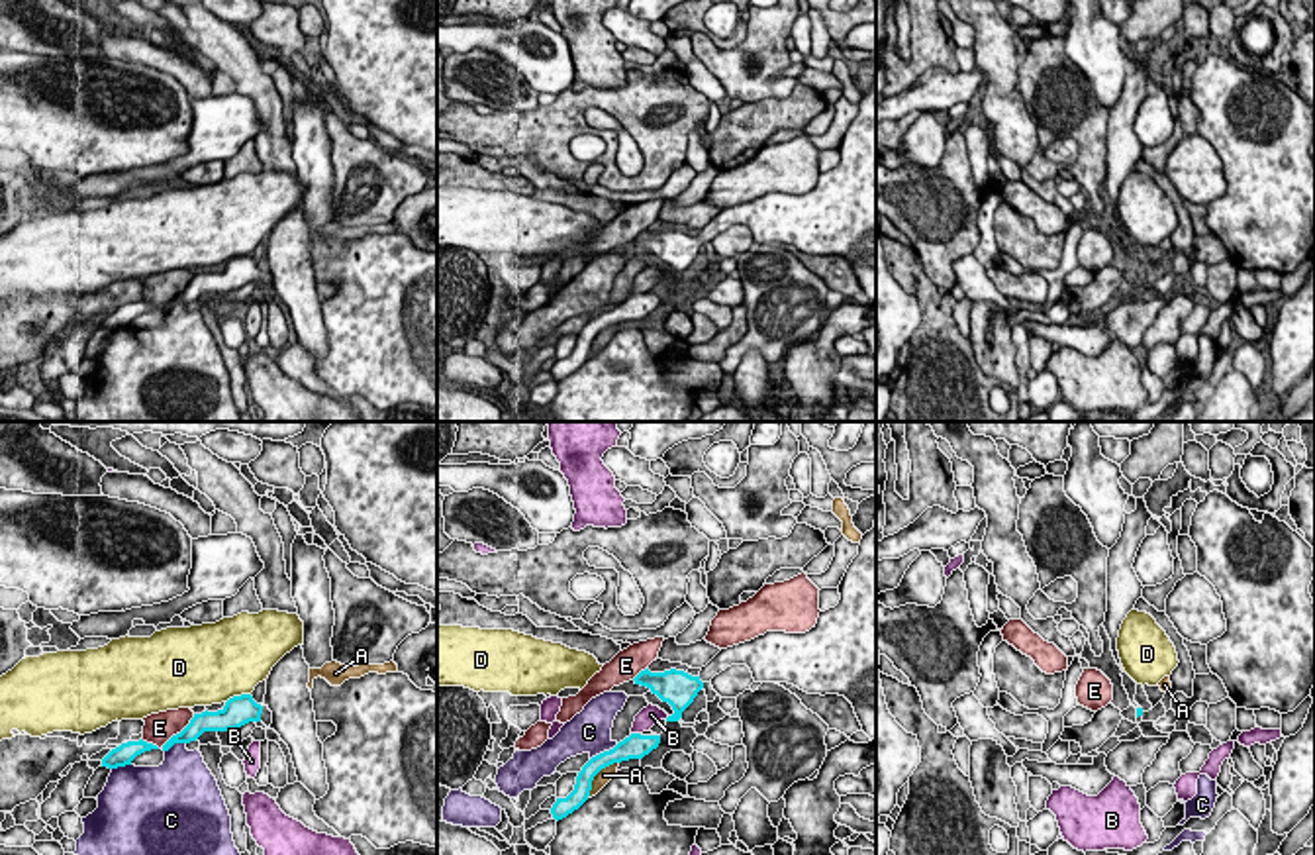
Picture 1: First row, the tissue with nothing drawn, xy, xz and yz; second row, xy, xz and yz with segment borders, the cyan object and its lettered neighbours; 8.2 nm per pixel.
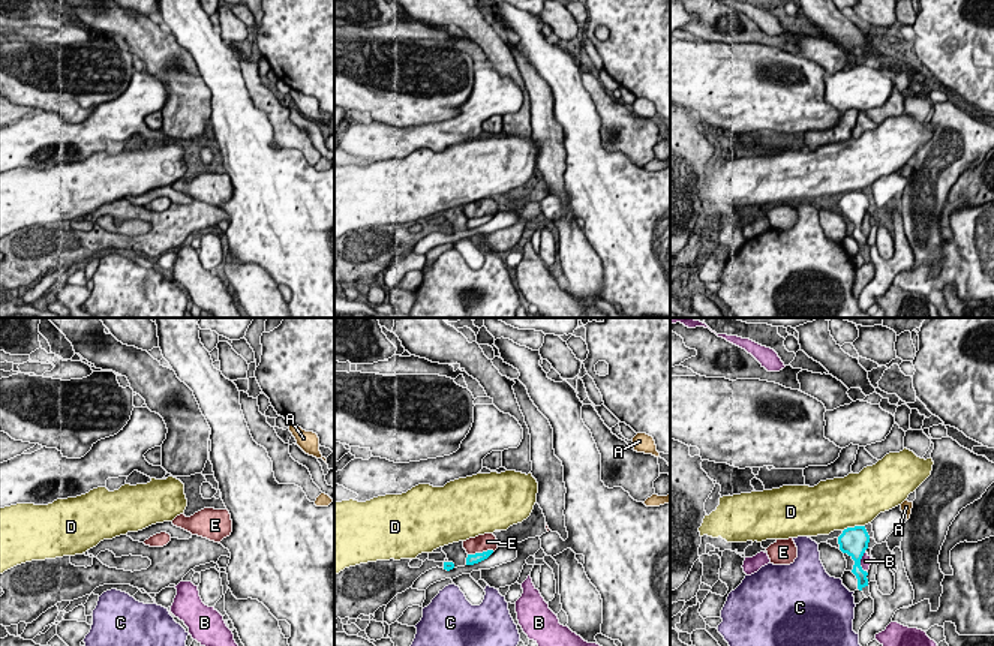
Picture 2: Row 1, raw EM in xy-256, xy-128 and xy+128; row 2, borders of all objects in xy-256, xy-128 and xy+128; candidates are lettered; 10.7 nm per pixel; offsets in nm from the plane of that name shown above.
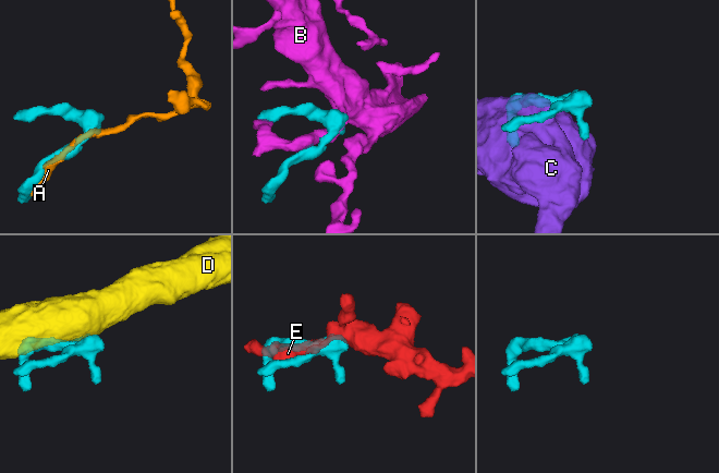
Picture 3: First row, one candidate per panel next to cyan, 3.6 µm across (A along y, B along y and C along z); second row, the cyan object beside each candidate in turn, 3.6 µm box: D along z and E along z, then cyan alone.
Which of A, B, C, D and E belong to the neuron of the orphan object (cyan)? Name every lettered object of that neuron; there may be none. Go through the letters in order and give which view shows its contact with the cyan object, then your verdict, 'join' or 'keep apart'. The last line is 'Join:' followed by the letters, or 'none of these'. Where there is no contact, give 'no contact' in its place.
A: meets cyan in xz; keep apart
B: meets cyan in xz; keep apart
C: meets cyan in xz; keep apart
D: meets cyan in xy; keep apart
E: meets cyan in xy; keep apart
Join: none of these

